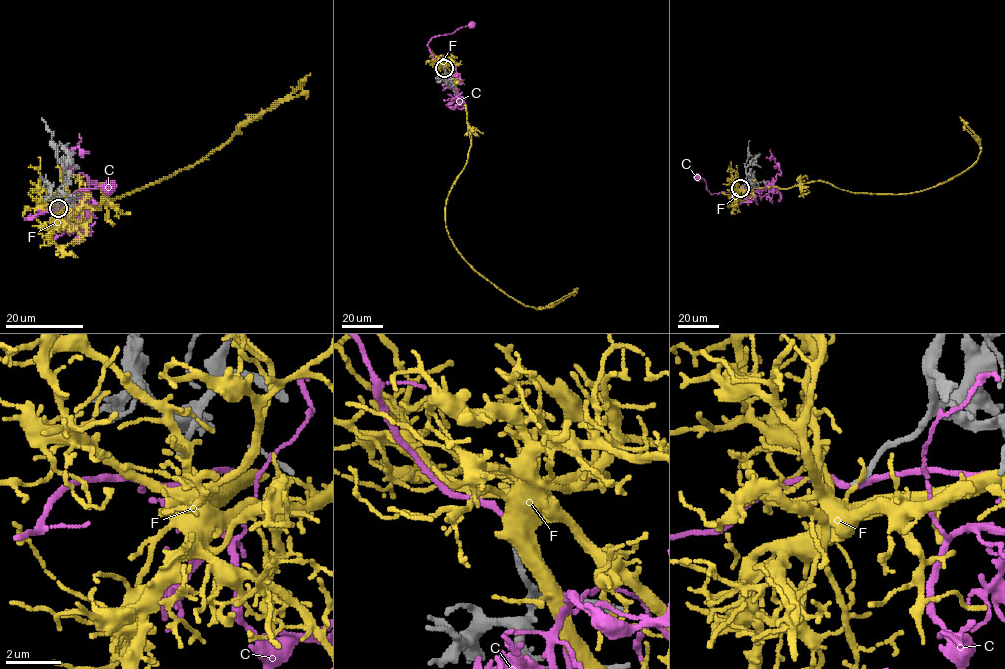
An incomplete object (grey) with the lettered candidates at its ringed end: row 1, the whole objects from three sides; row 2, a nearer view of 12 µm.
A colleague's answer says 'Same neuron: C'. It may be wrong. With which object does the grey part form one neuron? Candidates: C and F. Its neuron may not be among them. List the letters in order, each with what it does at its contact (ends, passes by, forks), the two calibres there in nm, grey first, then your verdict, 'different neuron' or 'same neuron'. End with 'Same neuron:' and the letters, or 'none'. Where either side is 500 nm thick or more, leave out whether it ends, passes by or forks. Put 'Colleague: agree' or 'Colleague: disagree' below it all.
C: it passes by; 240 nm thick on the grey side, 220 nm on the other; different neuron
F: it ends there; 240 nm thick on the grey side, 170 nm on the other; different neuron
Same neuron: none
Colleague: disagree

